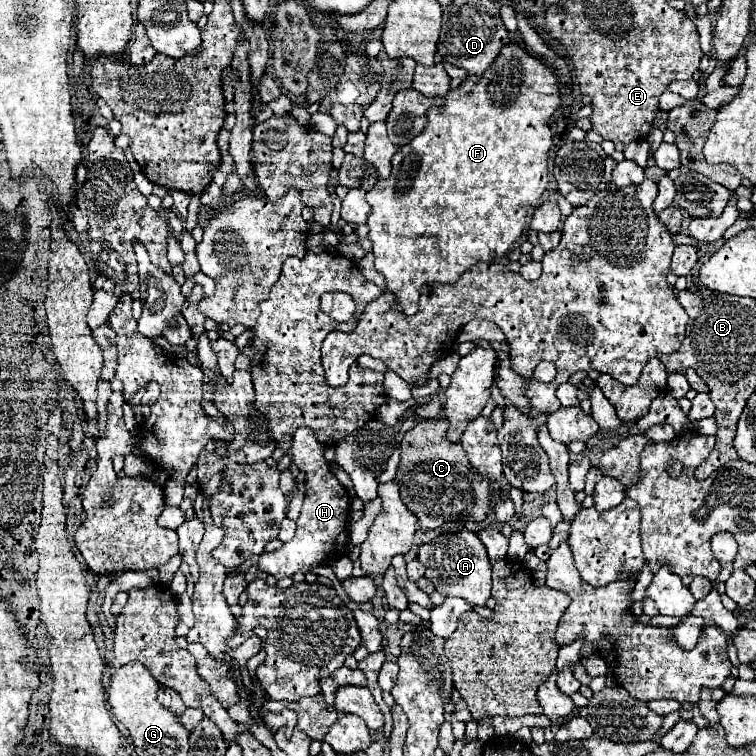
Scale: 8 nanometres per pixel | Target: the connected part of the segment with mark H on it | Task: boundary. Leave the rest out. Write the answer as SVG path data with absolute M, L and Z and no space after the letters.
M299 428L293 436L291 450L293 464L297 464L305 472L305 500L301 508L301 516L297 520L297 532L293 540L283 544L275 552L263 552L261 556L249 558L243 564L247 570L251 564L257 564L259 570L275 576L277 580L293 576L295 572L307 572L313 564L333 564L347 548L347 518L349 518L349 494L339 484L339 480L329 472L327 460L323 458L323 444L317 442L313 430Z

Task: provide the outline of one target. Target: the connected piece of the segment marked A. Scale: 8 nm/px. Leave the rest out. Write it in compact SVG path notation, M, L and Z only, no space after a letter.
M471 530L451 532L447 536L439 536L419 548L419 562L427 568L425 578L433 582L435 590L441 596L459 596L469 604L485 606L491 596L491 562L487 558L487 550L483 542Z

